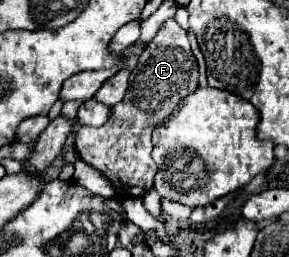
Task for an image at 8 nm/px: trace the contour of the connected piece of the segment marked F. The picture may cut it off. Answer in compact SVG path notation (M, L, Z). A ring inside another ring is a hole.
M170 17L160 27L156 37L148 43L144 53L140 55L138 67L130 75L130 85L128 85L126 97L118 105L112 107L112 117L102 127L80 127L78 129L74 145L76 145L80 159L86 161L88 165L92 165L94 169L98 169L102 175L106 175L110 179L112 187L116 189L116 195L122 195L122 197L142 197L142 195L146 195L146 191L152 189L152 179L156 175L156 163L152 159L150 133L160 121L164 121L168 117L168 113L174 111L174 107L178 105L180 99L188 97L196 89L198 89L198 67L196 67L196 59L190 51L188 35L176 23L176 19Z

